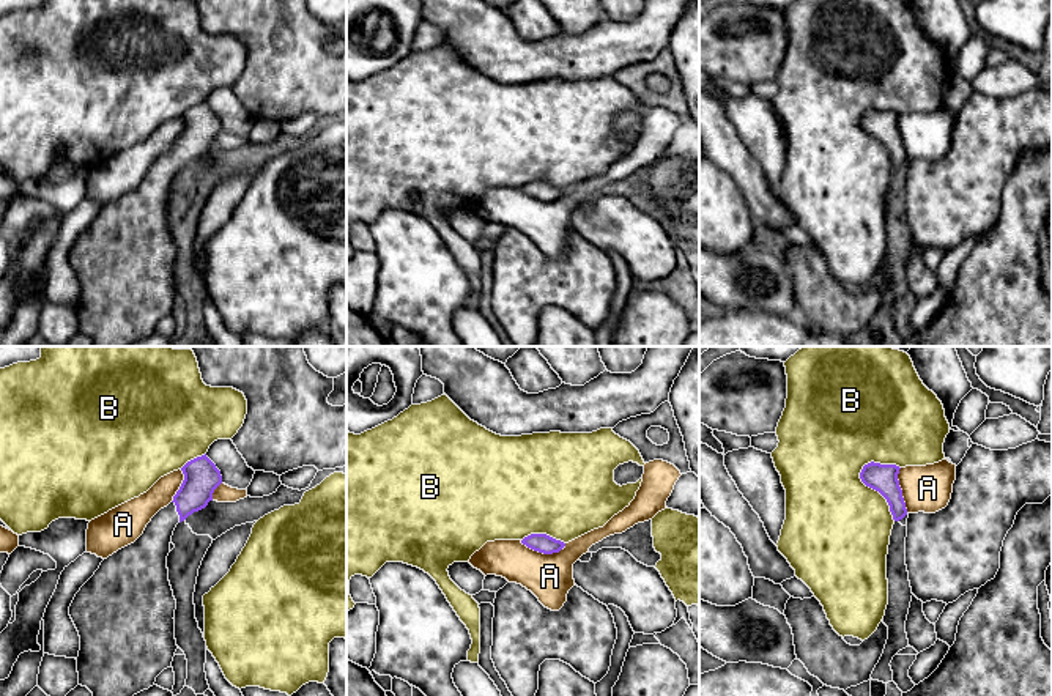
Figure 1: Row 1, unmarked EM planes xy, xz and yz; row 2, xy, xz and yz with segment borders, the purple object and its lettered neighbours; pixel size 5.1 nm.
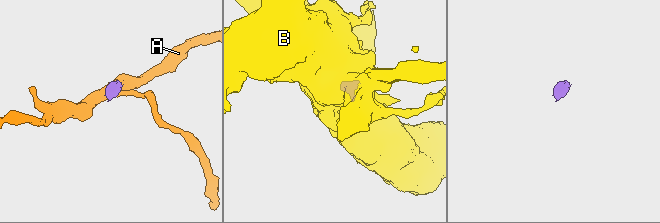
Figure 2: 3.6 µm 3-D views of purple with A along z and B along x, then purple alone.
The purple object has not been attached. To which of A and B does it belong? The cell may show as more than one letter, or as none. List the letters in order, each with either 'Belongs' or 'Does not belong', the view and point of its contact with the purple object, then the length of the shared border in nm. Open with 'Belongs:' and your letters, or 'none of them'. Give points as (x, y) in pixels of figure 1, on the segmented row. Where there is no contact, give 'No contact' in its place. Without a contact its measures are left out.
Belongs: none of them
A: Does not belong. Touches purple at yz (901, 490). Shared border 240 nm
B: Does not belong. Touches purple at yz (873, 488). Shared border 340 nm

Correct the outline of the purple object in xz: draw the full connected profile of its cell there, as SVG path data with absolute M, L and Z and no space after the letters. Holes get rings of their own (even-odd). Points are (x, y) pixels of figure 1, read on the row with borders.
M531 534L524 537L521 543L543 554L559 553L565 546L564 542L556 540L546 534Z

